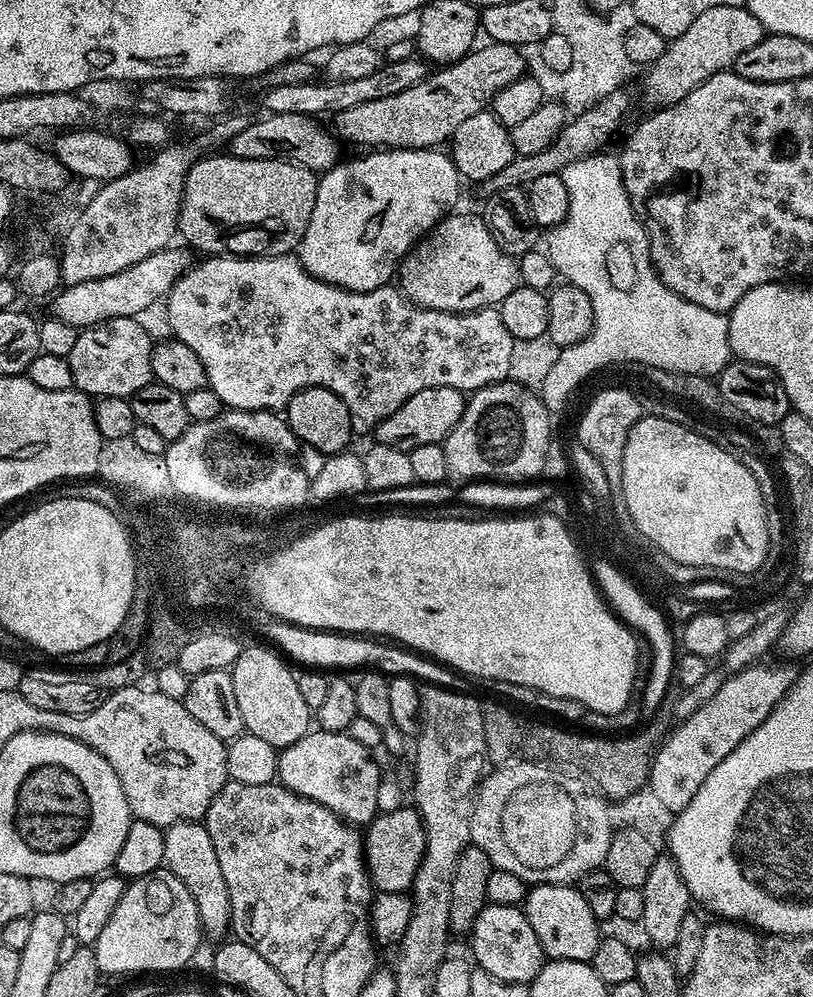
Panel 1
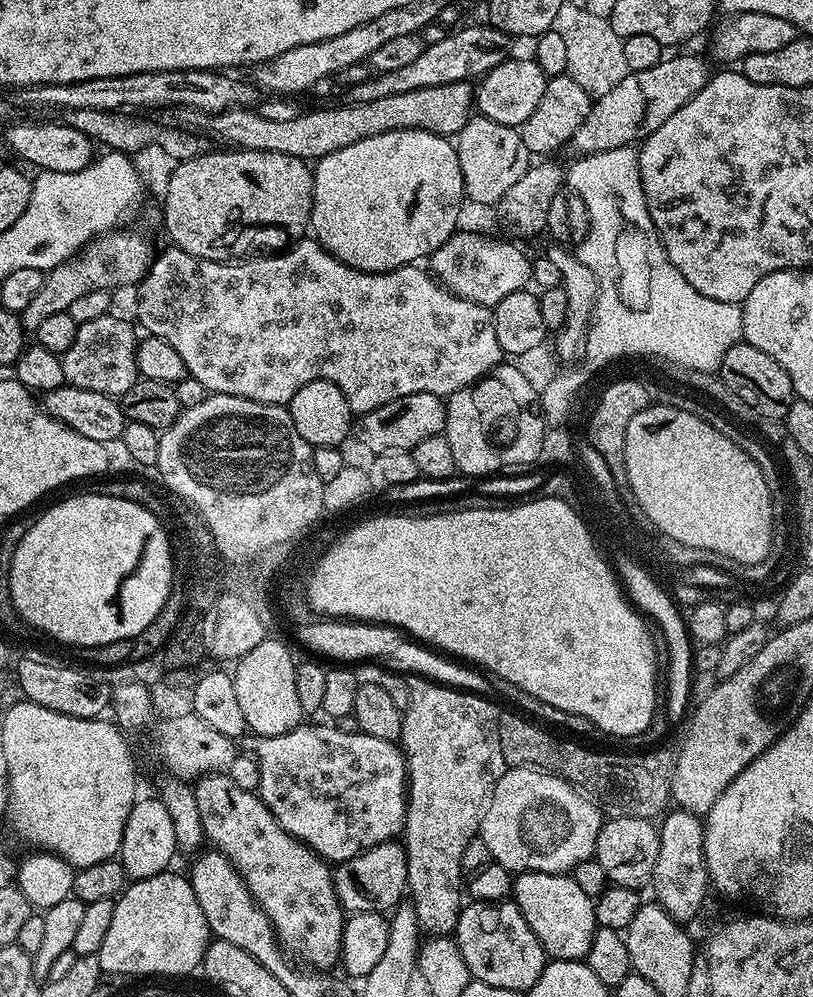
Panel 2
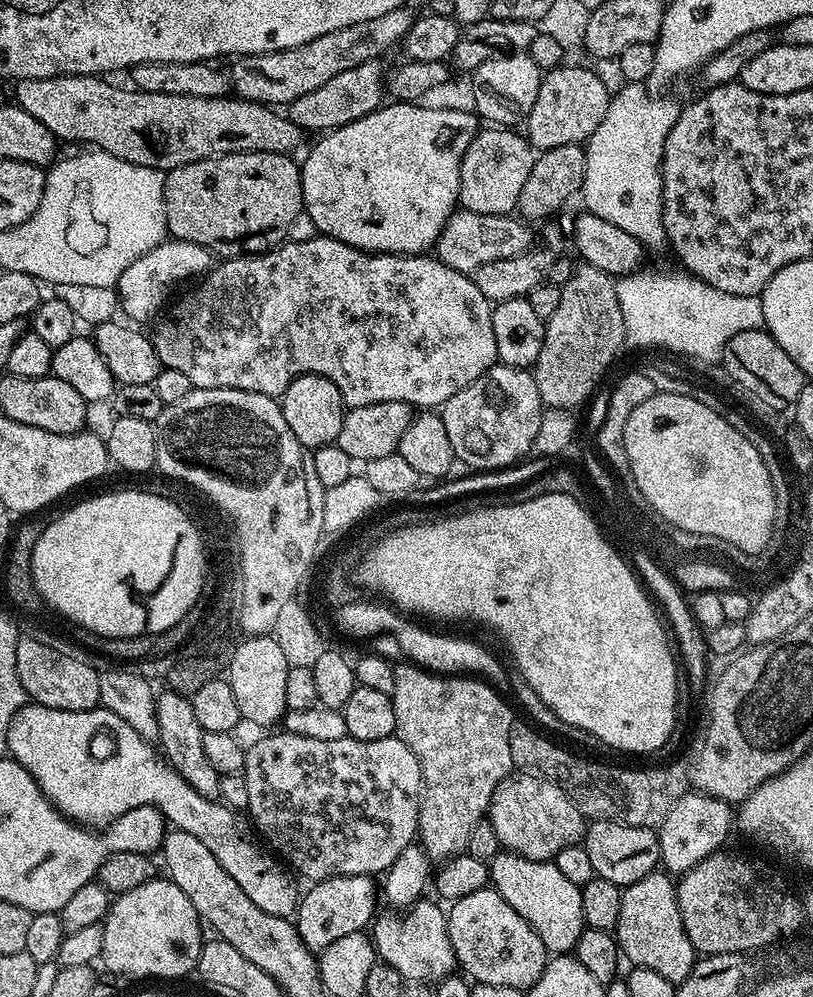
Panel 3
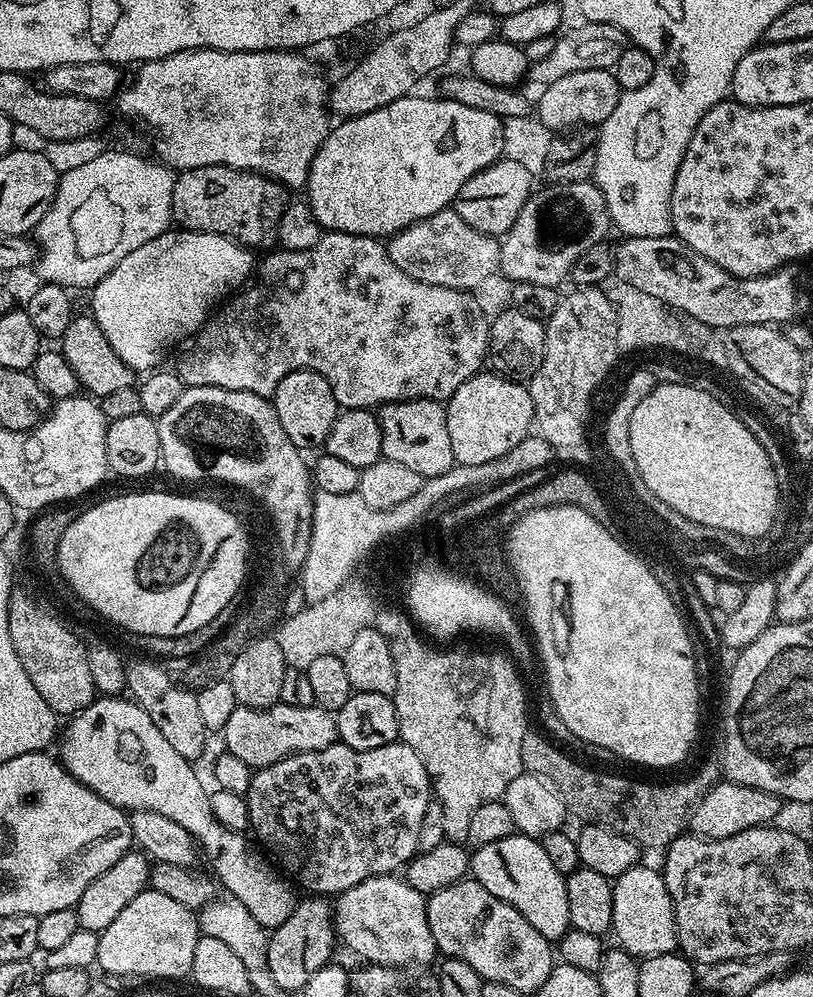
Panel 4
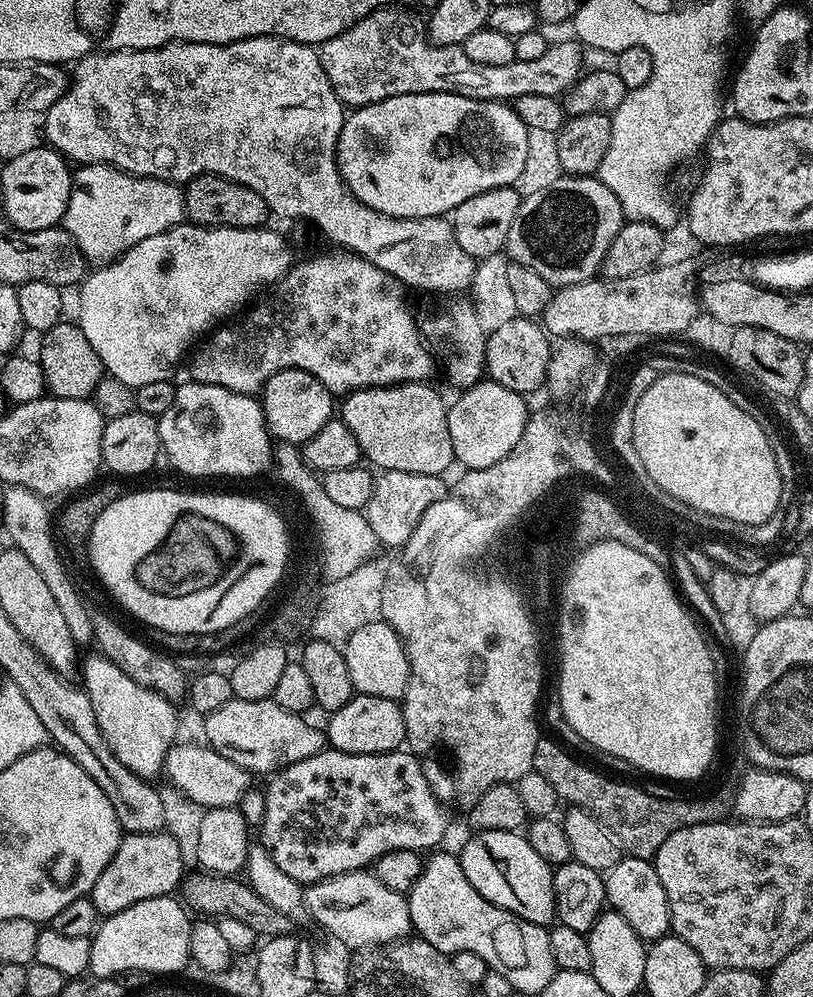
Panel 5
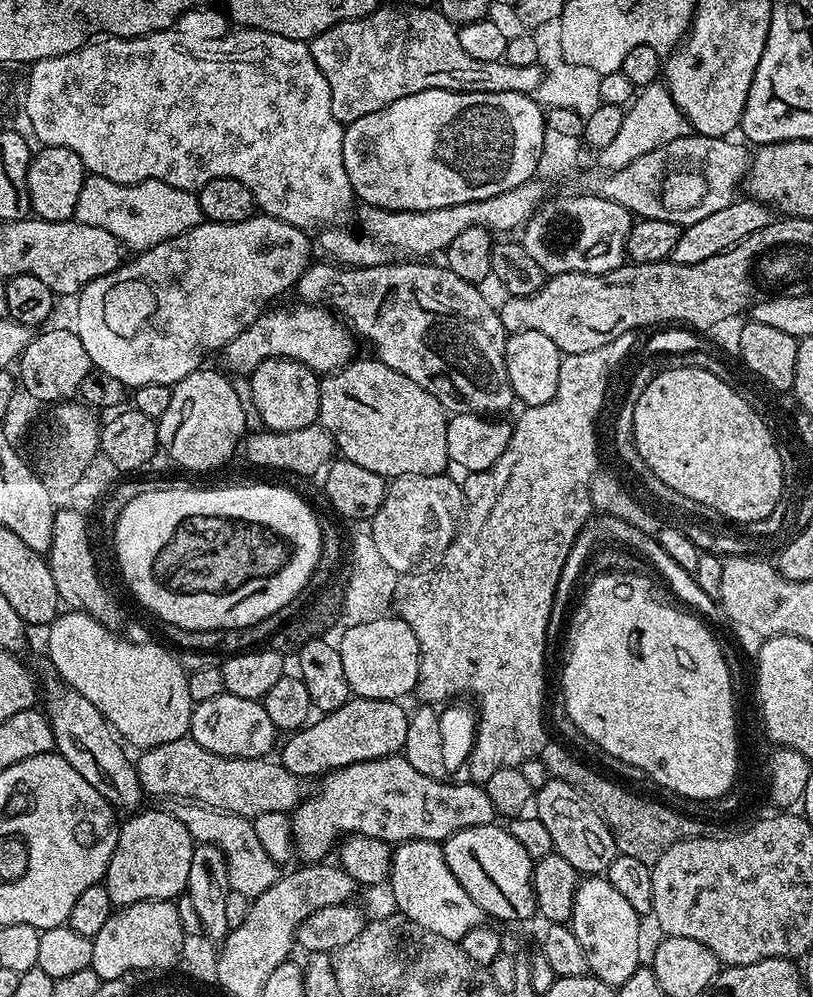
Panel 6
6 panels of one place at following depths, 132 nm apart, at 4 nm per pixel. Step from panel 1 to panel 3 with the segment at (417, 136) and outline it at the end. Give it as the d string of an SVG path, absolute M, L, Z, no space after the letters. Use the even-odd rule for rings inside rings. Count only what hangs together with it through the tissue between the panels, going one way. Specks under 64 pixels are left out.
M65 74L51 76L43 80L15 81L15 107L26 110L46 126L56 136L57 141L77 140L80 146L91 146L93 149L110 154L114 158L122 158L122 162L130 162L147 168L167 170L193 164L199 160L208 160L212 156L225 156L235 152L282 152L295 153L300 144L302 129L287 115L280 116L275 107L257 104L254 100L231 98L227 95L214 98L194 98L182 94L150 94L135 87L115 88L107 84L107 79L95 76L78 76Z

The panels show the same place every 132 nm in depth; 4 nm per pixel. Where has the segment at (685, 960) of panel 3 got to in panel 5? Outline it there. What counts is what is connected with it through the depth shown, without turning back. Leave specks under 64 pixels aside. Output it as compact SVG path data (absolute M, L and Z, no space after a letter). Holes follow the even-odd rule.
M625 855L617 864L609 868L604 876L606 904L630 922L634 934L638 934L645 942L661 940L669 935L670 906L666 902L666 890L662 890L662 881L658 878L658 870L652 860L643 860L637 856Z

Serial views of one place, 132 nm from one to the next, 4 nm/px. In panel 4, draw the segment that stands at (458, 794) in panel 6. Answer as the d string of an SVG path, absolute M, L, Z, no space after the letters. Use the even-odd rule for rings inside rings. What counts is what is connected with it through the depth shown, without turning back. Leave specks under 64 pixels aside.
M337 742L326 746L326 750L299 752L293 756L282 758L265 768L255 769L246 799L248 802L248 822L251 831L256 831L257 837L255 836L255 839L257 841L260 839L276 855L274 857L275 863L297 885L300 883L302 887L309 888L307 890L309 893L332 898L341 892L358 886L358 882L366 882L371 876L390 876L399 873L407 865L408 861L418 851L418 834L422 831L422 818L426 814L426 806L432 795L430 777L422 758L418 758L418 754L414 754L414 750L410 750L410 746L406 746L403 742L378 746L374 750L354 750L350 746Z

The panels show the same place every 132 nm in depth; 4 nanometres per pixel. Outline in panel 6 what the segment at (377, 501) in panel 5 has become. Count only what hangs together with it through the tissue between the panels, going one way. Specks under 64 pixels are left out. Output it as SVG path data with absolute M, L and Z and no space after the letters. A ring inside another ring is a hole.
M402 474L391 477L386 498L370 521L371 532L383 561L399 574L413 571L431 552L443 553L452 545L458 521L466 508L464 489L448 474Z

